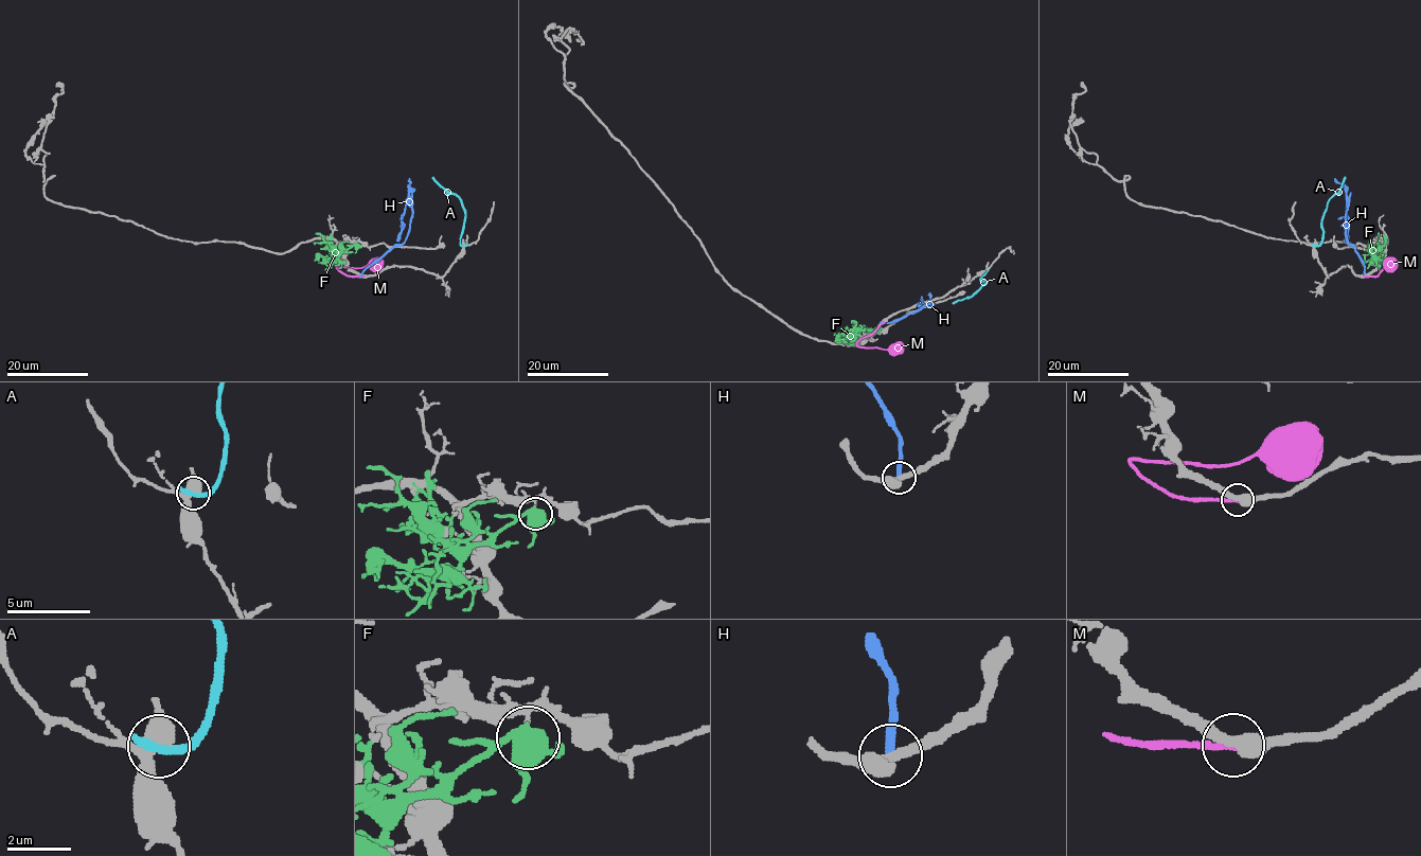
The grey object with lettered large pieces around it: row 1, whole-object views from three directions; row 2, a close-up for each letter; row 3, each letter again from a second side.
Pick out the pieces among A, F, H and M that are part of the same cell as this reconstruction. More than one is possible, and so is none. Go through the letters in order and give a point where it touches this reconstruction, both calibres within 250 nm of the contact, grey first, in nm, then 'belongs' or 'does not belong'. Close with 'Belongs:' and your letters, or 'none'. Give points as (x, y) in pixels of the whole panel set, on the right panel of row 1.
A: meets grey at (1315, 245); 400 nm thick on the grey side, 320 nm on the other; does not belong
F: meets grey at (1372, 245); 80 nm thick on the grey side, 480 nm on the other; does not belong
H: meets grey at (1364, 275); 280 nm thick on the grey side, 260 nm on the other; does not belong
M: meets grey at (1365, 277); 360 nm thick on the grey side, 240 nm on the other; belongs
Belongs: M

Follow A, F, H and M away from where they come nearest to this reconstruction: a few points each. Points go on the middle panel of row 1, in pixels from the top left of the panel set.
A: (984, 273), (981, 280), (984, 281), (975, 292), (953, 303)
F: (877, 331), (866, 328), (852, 337), (835, 336)
H: (881, 322), (890, 322), (925, 305), (933, 305), (918, 302)
M: (882, 322), (856, 344), (882, 348), (893, 354), (904, 349)

